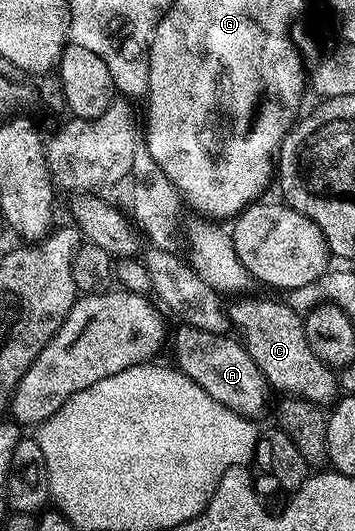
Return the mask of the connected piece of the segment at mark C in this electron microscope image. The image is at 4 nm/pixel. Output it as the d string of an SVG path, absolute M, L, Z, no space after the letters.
M244 296L237 298L242 300L228 305L229 323L234 329L241 328L239 339L247 354L255 358L255 366L263 370L269 385L276 391L278 388L281 394L298 396L312 404L328 405L338 395L339 376L311 350L299 313L288 303L264 300L261 296Z

